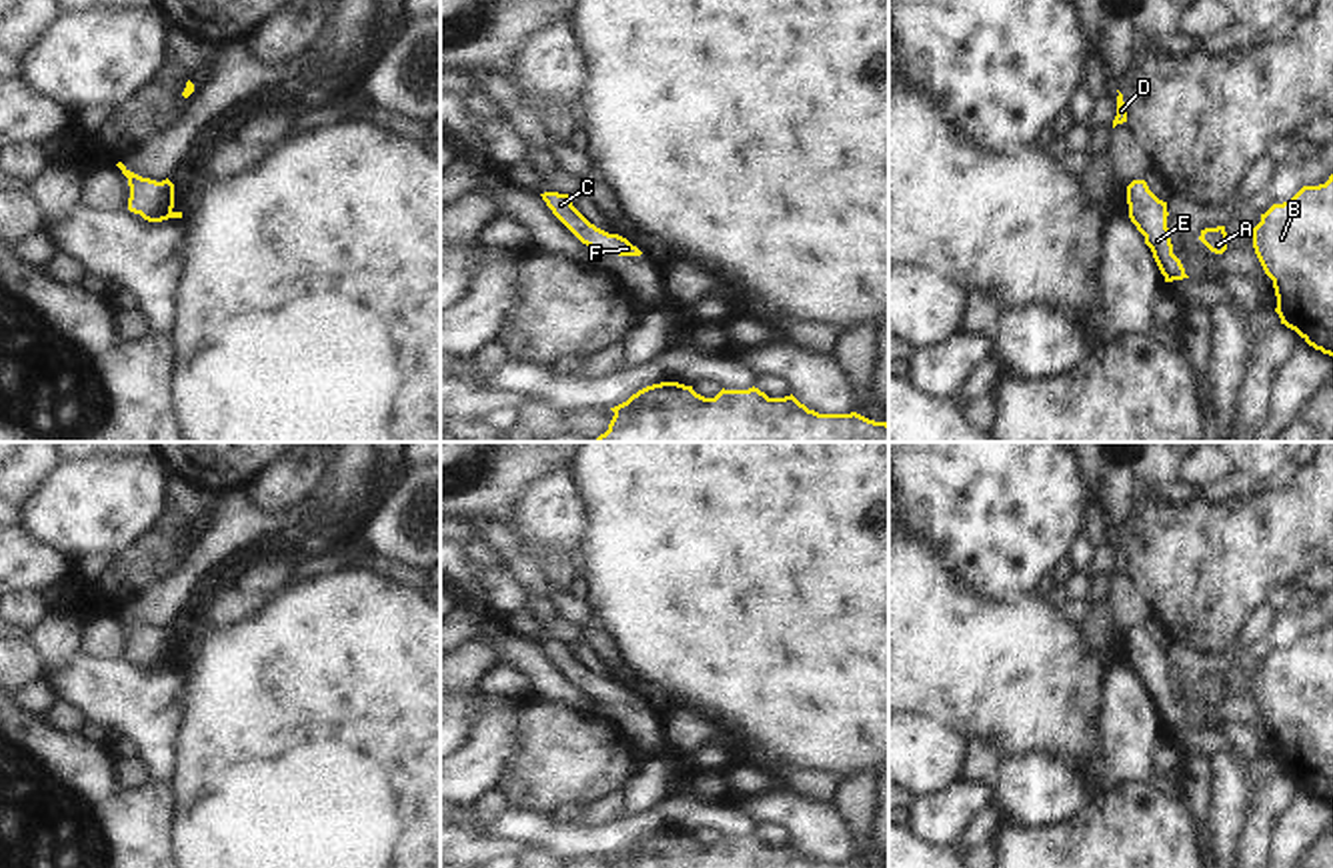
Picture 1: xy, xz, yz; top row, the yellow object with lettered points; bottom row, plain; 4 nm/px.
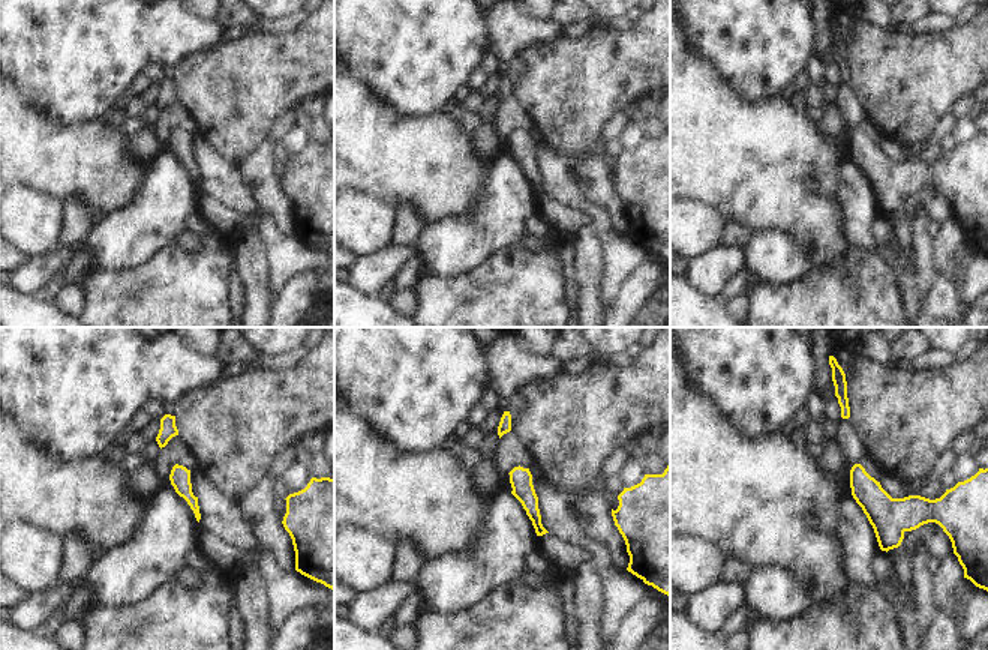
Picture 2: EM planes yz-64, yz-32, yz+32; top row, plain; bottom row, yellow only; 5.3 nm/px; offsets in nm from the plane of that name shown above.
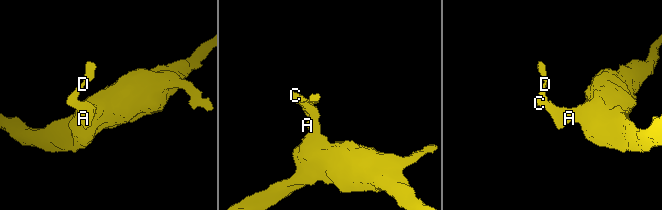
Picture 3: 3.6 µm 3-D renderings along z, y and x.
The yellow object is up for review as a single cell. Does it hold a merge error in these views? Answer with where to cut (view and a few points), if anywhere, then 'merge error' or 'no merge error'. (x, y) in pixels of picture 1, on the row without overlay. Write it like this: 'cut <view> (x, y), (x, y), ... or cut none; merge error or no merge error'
cut none; no merge error

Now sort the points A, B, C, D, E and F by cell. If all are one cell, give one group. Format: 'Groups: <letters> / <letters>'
Groups: A B C D E F

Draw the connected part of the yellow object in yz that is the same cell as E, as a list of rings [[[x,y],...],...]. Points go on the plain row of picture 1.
[[[1133,628],[1127,634],[1129,666],[1145,684],[1153,706],[1165,724],[1165,730],[1189,726],[1181,708],[1173,702],[1173,692],[1167,676],[1167,650],[1159,648],[1145,628]]]

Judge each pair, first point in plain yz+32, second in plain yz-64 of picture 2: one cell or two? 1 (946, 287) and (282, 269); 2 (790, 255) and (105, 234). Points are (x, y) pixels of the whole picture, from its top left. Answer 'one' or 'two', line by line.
1: one
2: one

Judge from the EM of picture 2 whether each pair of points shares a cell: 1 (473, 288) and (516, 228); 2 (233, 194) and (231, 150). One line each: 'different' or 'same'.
1: different
2: different

